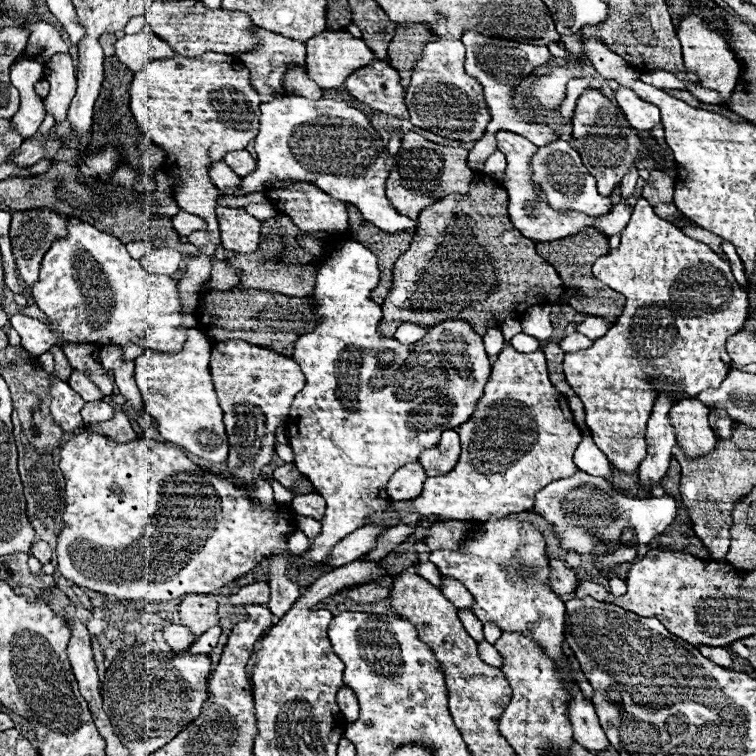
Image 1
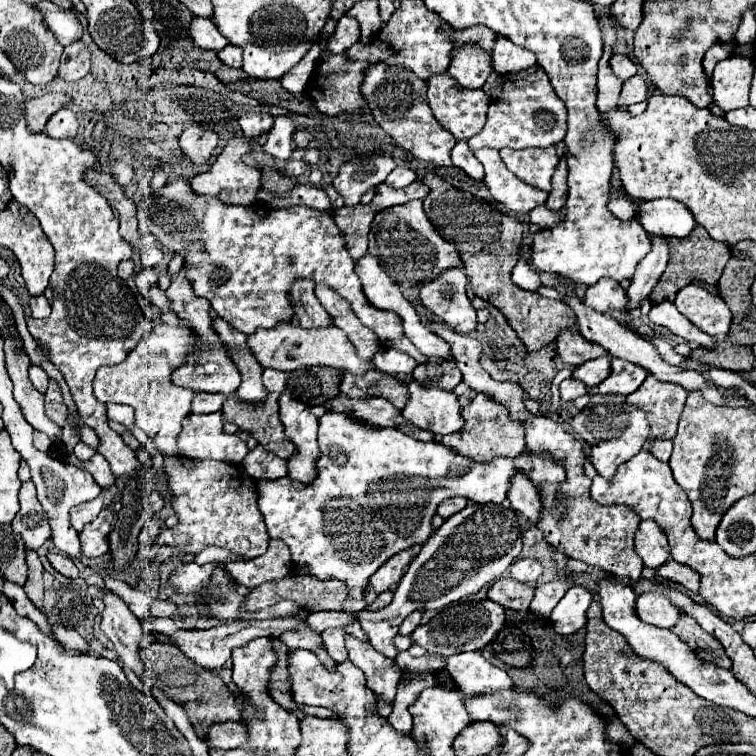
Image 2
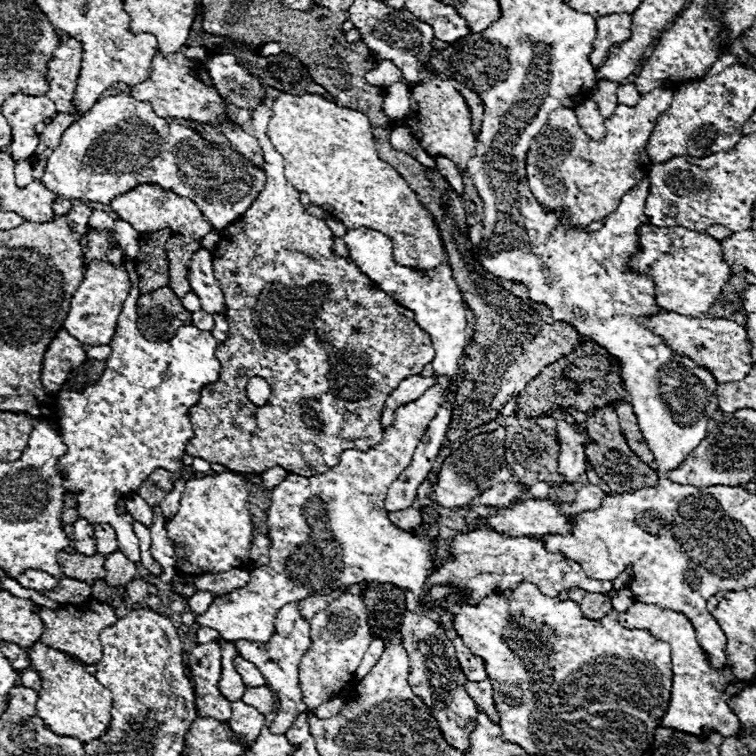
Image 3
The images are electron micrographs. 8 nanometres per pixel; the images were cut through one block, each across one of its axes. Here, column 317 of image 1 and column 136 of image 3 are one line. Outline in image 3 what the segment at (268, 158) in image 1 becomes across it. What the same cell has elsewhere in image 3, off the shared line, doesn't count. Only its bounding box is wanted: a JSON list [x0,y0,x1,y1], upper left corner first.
[42,94,266,253]

